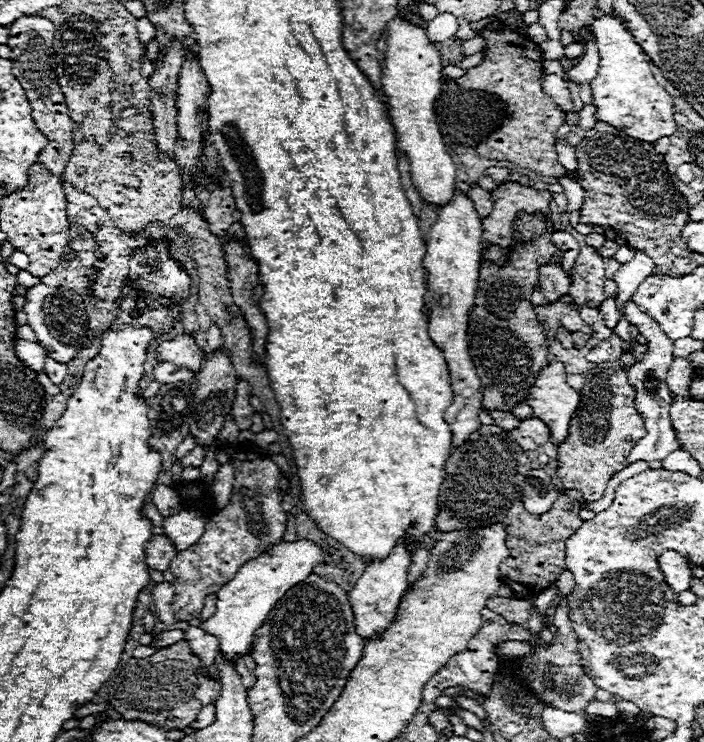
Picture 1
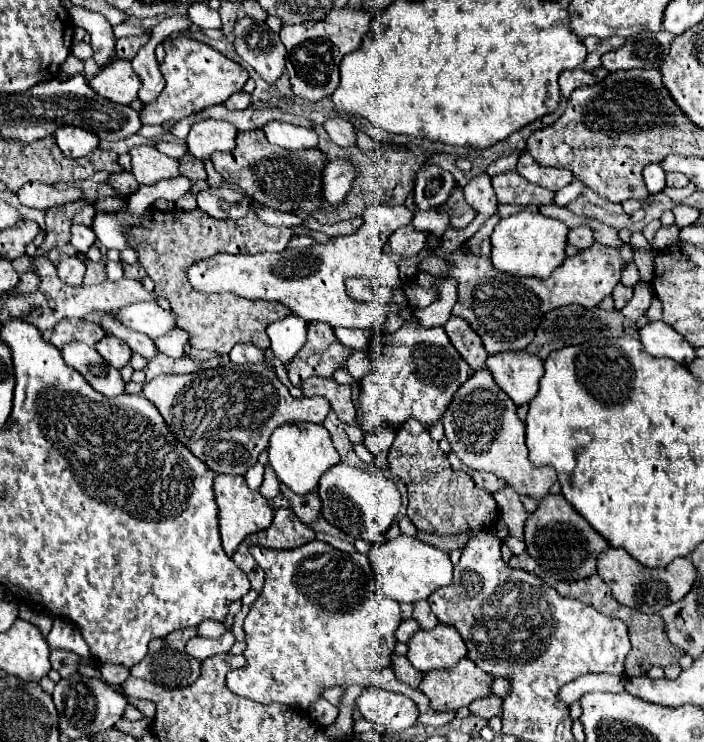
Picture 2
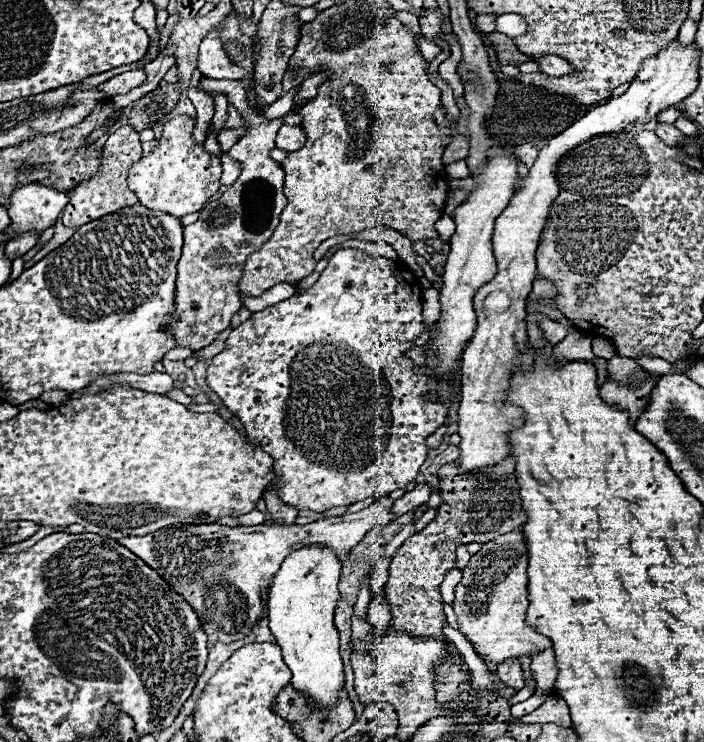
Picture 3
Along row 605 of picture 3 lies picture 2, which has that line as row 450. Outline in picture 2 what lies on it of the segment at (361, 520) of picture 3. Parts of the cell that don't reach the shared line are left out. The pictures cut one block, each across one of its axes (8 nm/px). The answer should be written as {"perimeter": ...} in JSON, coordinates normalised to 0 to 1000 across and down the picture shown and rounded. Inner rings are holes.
{"perimeter":[[[330,491],[276,504],[227,504],[202,523],[230,558],[239,580],[267,601],[304,639],[341,639],[366,623],[366,612],[381,604],[384,585],[403,569],[457,571],[469,555],[463,536],[418,536],[392,509],[389,499],[372,491]]]}

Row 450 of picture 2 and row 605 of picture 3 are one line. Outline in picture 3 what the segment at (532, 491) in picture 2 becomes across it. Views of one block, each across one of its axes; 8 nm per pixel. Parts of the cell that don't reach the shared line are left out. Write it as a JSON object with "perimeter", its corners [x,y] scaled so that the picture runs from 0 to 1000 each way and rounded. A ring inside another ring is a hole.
{"perimeter":[[[733,712],[705,728],[690,730],[659,765],[659,779],[648,790],[645,825],[651,830],[653,852],[665,857],[676,879],[710,895],[719,887],[739,887],[741,881],[761,881],[784,871],[776,857],[747,841],[750,819],[750,744],[741,712]]]}

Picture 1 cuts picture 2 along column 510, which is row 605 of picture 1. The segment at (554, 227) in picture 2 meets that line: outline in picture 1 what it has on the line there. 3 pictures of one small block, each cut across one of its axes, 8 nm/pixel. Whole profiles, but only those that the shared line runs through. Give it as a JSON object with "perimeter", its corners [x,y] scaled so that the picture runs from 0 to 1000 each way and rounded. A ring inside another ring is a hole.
{"perimeter":[[[423,728],[423,730],[398,730],[386,736],[372,749],[349,757],[341,763],[335,776],[307,798],[307,825],[301,833],[295,833],[287,846],[310,860],[313,881],[318,881],[324,889],[338,889],[358,879],[361,871],[361,854],[369,841],[375,841],[381,825],[389,819],[389,814],[403,803],[409,792],[418,787],[435,782],[443,774],[443,765],[449,760],[460,757],[460,744],[455,736],[443,733],[440,728]]]}

